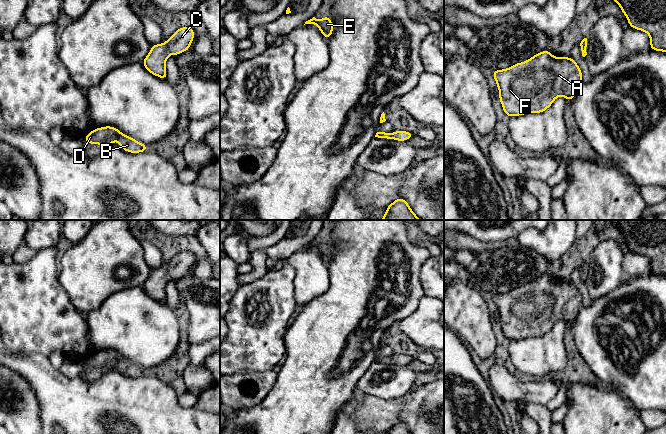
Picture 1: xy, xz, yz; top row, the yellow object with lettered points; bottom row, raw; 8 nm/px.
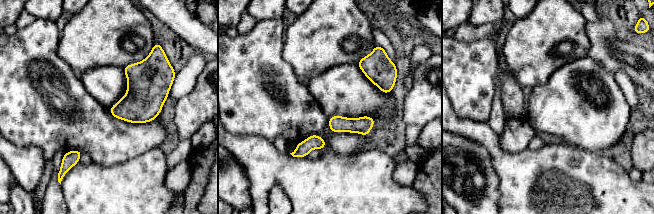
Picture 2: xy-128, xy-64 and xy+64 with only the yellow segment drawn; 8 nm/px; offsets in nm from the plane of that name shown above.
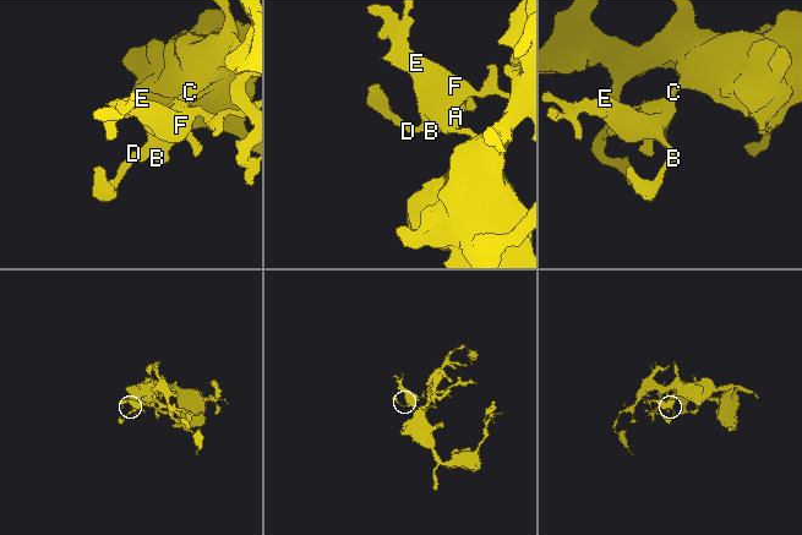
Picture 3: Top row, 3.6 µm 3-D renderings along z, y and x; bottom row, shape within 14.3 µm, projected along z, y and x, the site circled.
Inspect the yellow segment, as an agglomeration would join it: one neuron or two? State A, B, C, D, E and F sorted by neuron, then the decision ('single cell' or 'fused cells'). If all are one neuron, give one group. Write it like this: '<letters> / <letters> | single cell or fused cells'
A B C D E F | single cell

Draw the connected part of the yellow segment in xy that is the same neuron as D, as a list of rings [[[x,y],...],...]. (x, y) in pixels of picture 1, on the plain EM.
[[[111,350],[95,352],[92,356],[87,357],[85,361],[85,368],[100,368],[103,373],[110,370],[113,365],[117,365],[124,375],[130,377],[146,376],[148,371],[148,369],[139,367]]]

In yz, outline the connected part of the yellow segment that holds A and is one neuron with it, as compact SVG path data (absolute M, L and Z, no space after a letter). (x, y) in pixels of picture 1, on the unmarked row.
M548 274L492 299L509 341L542 337L558 320L572 324L582 307L582 295L572 281L556 282Z

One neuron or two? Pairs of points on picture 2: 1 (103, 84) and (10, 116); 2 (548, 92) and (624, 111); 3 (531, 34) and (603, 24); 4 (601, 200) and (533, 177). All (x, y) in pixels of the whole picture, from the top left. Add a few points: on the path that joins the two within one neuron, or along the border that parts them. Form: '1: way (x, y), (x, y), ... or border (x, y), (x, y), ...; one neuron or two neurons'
1: border (79, 79), (84, 88), (104, 106); two neurons
2: way (567, 111), (605, 112); one neuron
3: border (586, 21), (586, 36), (589, 41), (589, 50); two neurons
4: way (586, 183), (580, 177), (550, 177); one neuron

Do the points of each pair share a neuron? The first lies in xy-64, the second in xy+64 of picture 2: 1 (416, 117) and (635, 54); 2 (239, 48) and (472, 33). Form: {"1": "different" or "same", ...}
{"1": "same", "2": "different"}

